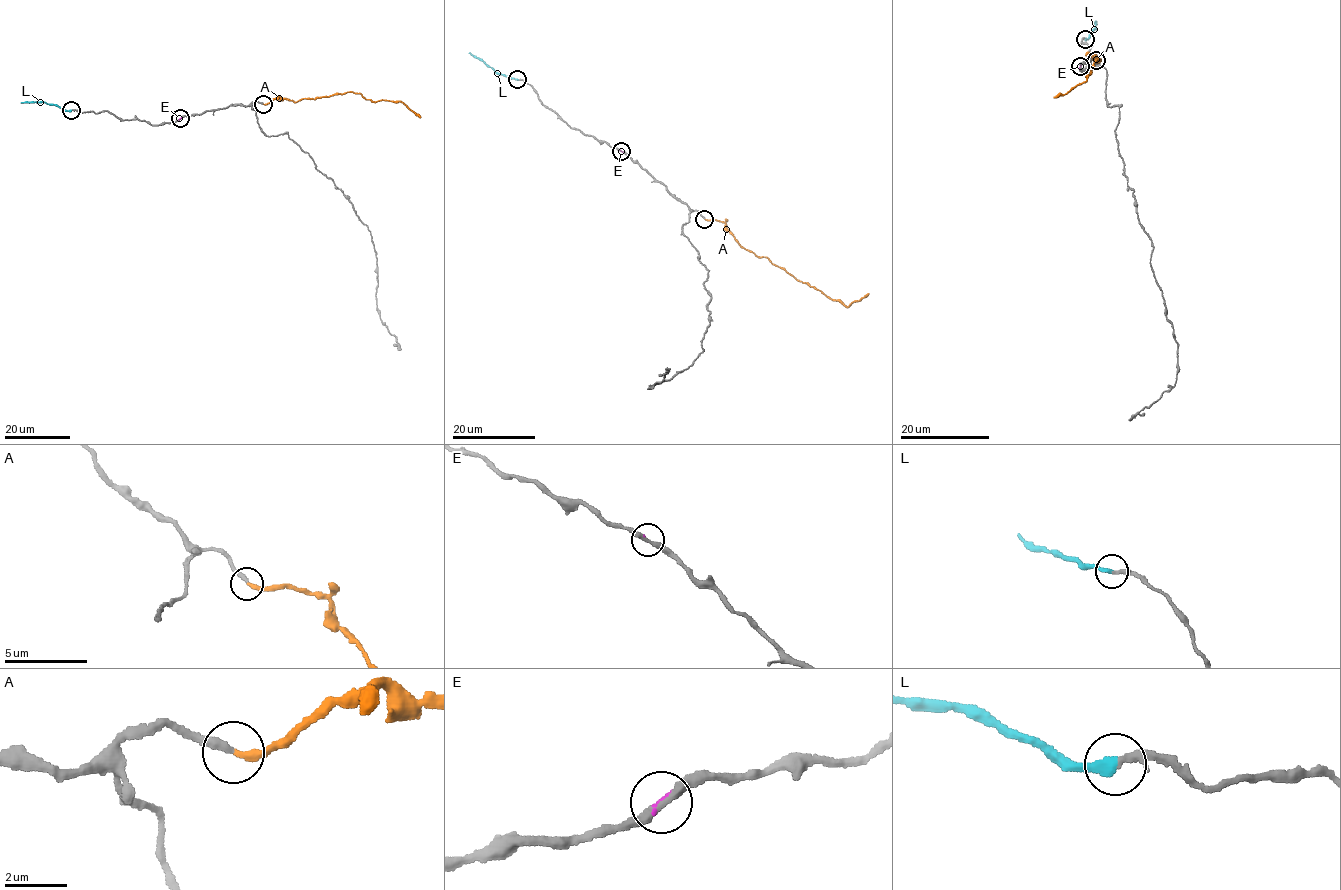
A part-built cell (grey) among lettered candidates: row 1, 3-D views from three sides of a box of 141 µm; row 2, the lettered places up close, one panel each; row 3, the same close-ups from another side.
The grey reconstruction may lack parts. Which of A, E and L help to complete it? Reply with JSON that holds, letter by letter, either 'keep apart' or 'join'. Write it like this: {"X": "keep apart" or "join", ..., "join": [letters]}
{"A": "join", "E": "keep apart", "L": "join", "join": ["A", "L"]}

